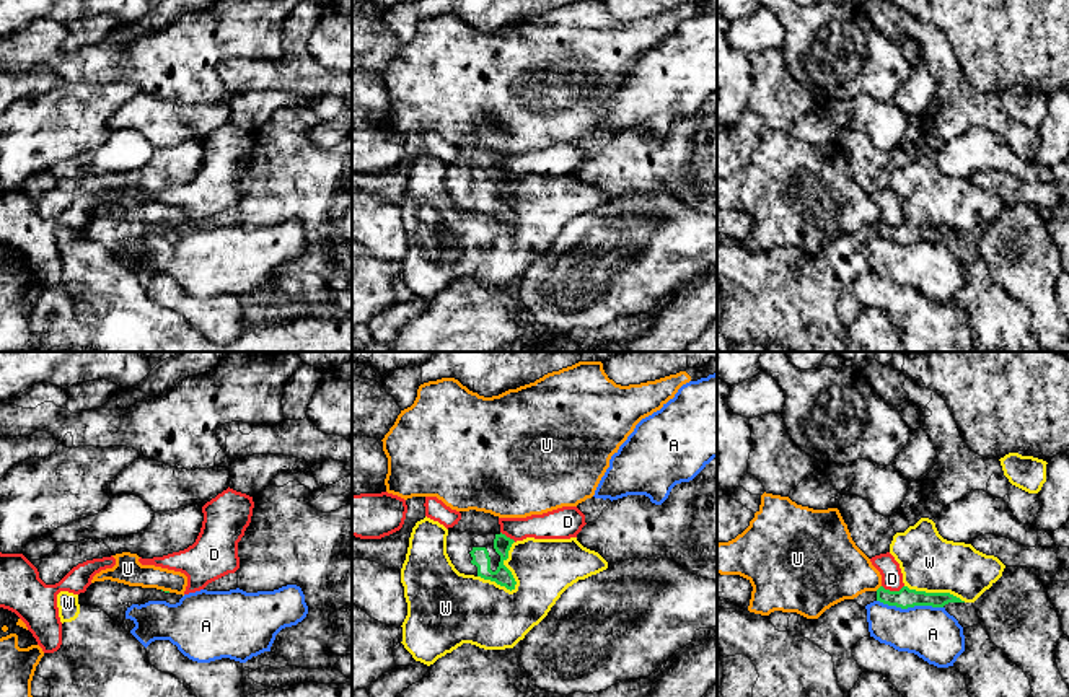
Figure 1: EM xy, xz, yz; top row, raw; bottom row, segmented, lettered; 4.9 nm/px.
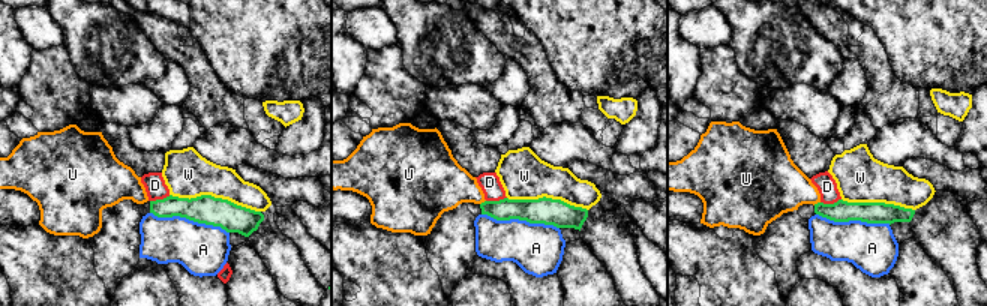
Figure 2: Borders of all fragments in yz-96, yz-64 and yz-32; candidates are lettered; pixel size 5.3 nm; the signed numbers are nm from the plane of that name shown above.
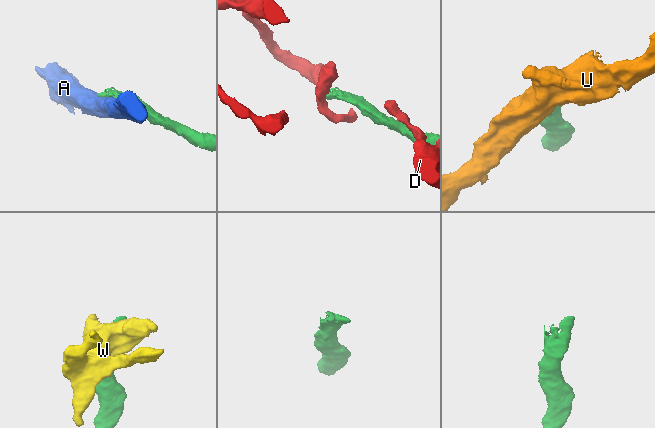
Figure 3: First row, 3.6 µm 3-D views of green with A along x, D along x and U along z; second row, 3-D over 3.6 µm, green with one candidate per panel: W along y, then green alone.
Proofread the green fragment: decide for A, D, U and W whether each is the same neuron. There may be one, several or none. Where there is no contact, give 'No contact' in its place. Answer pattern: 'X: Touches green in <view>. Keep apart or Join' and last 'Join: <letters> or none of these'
A: Touches green in yz. Keep apart
D: Touches green in yz. Keep apart
U: Touches green in yz. Keep apart
W: Touches green in xz. Keep apart
Join: none of these

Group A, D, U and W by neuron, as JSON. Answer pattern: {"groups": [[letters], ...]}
{"groups": [["A"], ["D"], ["U"], ["W"]]}

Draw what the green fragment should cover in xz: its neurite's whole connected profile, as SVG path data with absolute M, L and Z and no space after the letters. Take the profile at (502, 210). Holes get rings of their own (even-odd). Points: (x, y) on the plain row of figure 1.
M476 145L460 148L461 155L447 171L447 189L455 204L515 225L517 217L504 200L515 176L500 168L499 151Z

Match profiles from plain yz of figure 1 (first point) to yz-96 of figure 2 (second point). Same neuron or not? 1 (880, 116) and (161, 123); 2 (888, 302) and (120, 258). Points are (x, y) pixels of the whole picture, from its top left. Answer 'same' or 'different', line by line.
1: different
2: different

